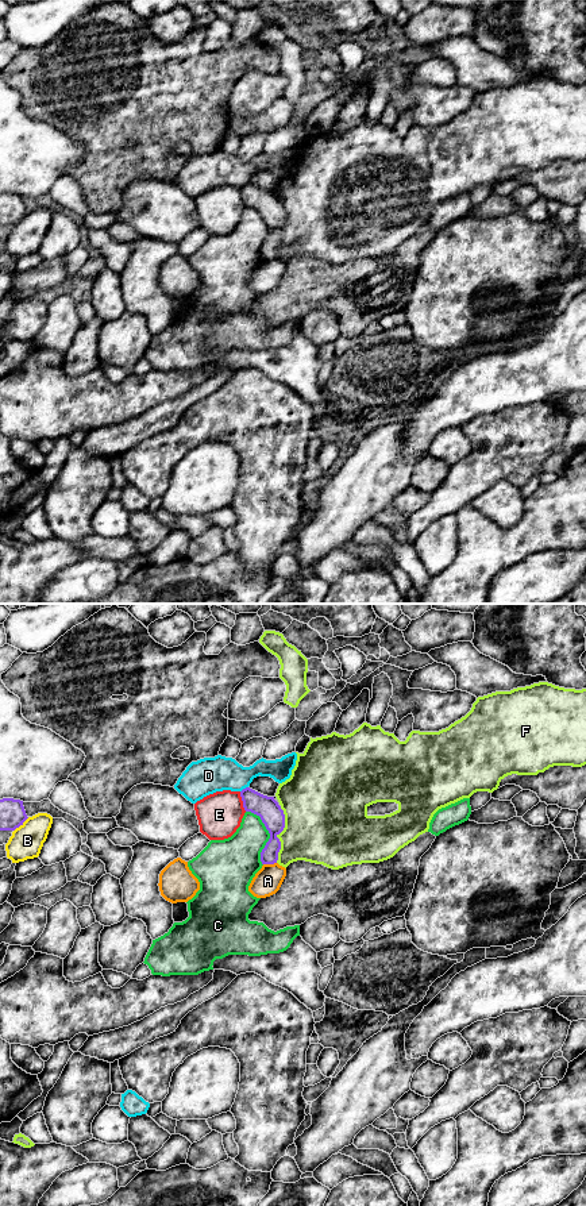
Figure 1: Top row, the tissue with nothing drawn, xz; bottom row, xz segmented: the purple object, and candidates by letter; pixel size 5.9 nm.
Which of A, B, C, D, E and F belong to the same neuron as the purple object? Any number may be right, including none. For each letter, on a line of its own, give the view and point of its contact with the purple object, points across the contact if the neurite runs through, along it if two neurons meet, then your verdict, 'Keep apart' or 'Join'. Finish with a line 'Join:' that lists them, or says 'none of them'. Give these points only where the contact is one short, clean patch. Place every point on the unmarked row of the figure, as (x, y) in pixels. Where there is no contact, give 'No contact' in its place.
A: Touches purple at xz (269, 258). Boundary: xz (276, 257), (263, 259). Keep apart
B: Touches purple at xz (20, 219). Keep apart
C: Touches purple at xz (270, 230). Keep apart
D: Touches purple at xz (243, 184). Keep apart
E: Touches purple at xz (242, 195). Keep apart
F: Touches purple at xz (278, 228). Keep apart
Join: none of them

